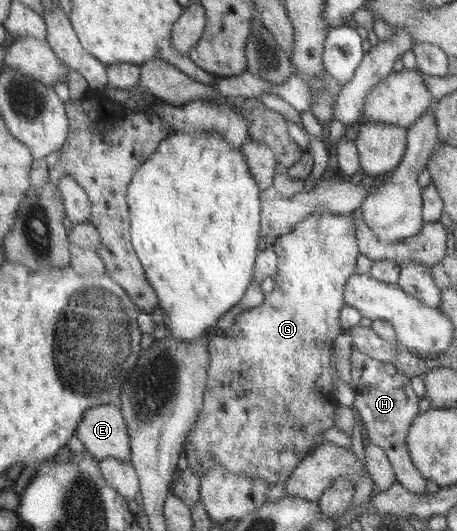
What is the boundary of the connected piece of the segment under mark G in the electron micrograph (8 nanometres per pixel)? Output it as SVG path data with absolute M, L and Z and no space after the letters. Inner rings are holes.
M314 212L304 221L295 224L292 233L280 236L274 242L273 249L277 256L277 272L272 277L274 289L266 292L262 305L246 310L235 317L233 325L226 330L211 331L208 335L210 371L209 387L205 392L205 409L201 413L201 419L197 420L197 427L189 433L186 444L186 455L188 455L188 467L190 467L199 477L209 473L214 467L228 469L231 473L243 475L250 479L262 479L268 484L286 482L292 476L292 472L308 454L314 451L316 441L320 439L318 435L330 429L334 425L334 412L336 412L336 399L332 395L332 341L341 335L343 328L341 325L341 309L347 303L345 301L345 285L349 277L357 272L356 262L361 255L356 242L356 226L352 214L335 214L330 212Z

